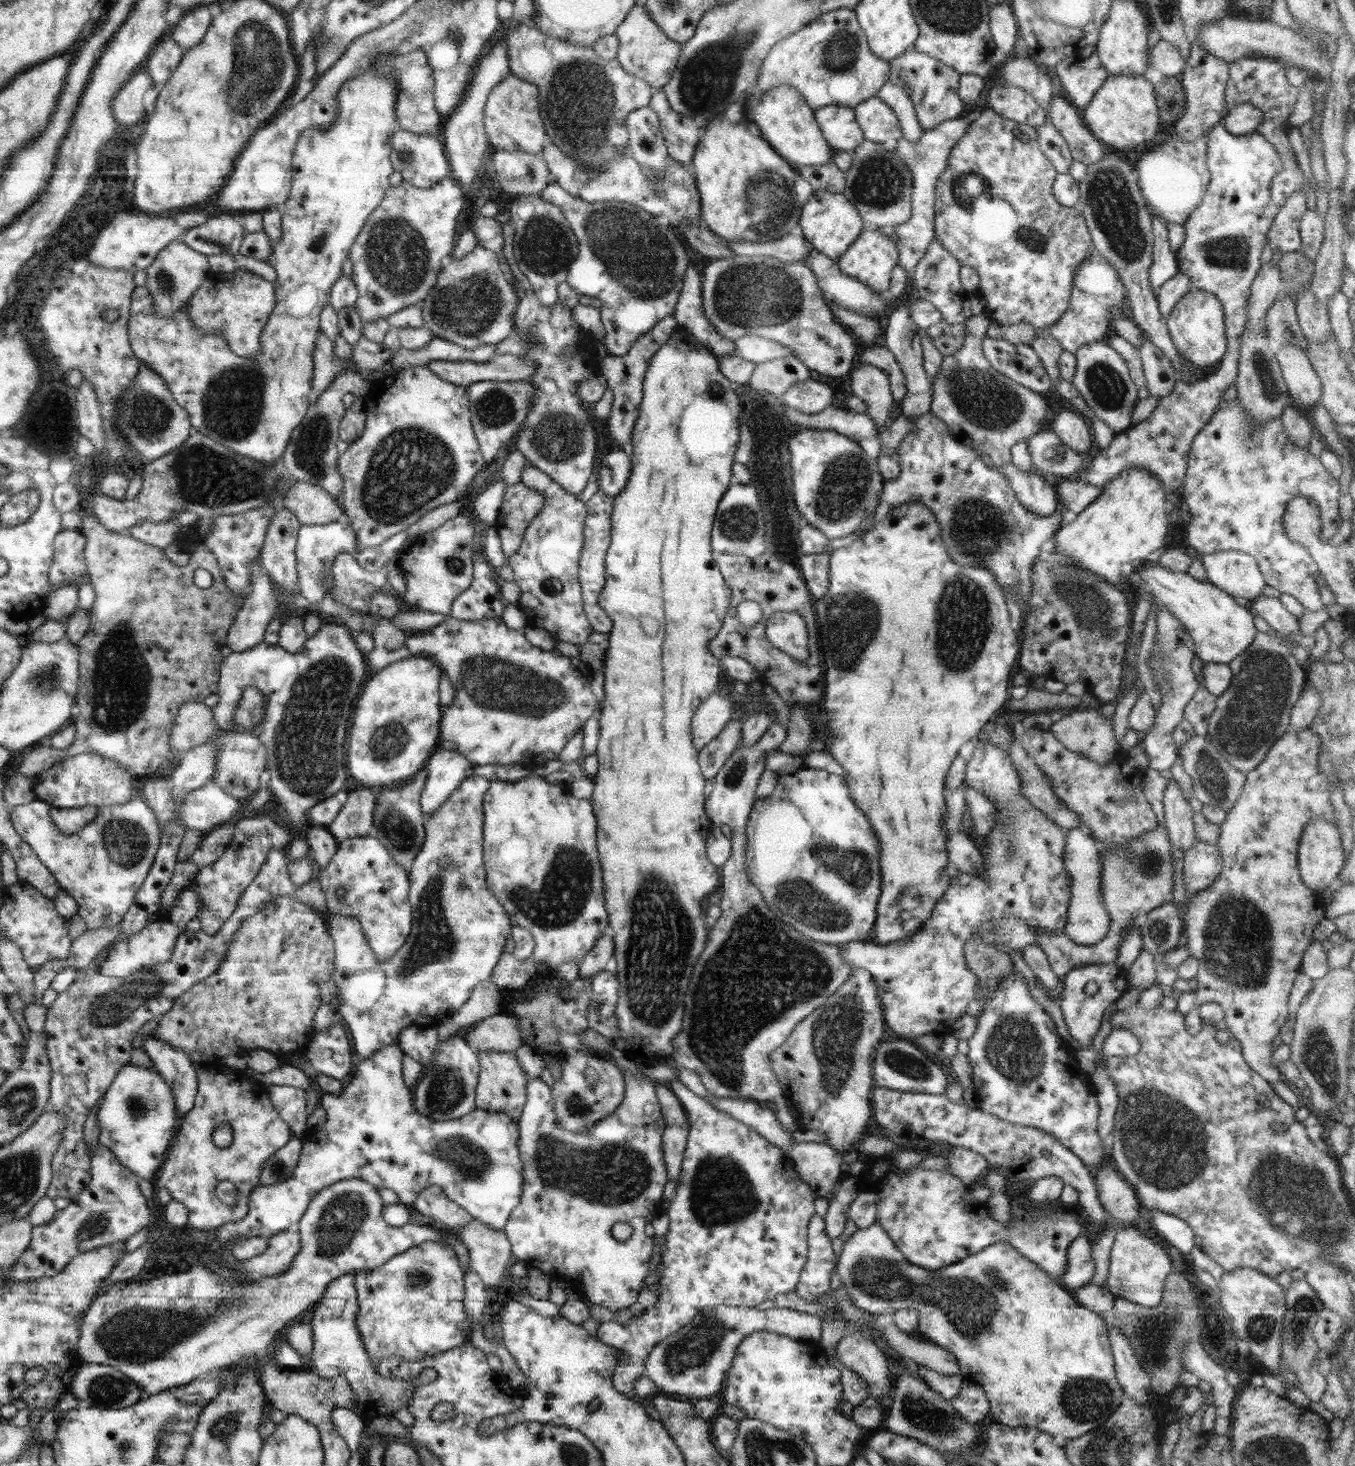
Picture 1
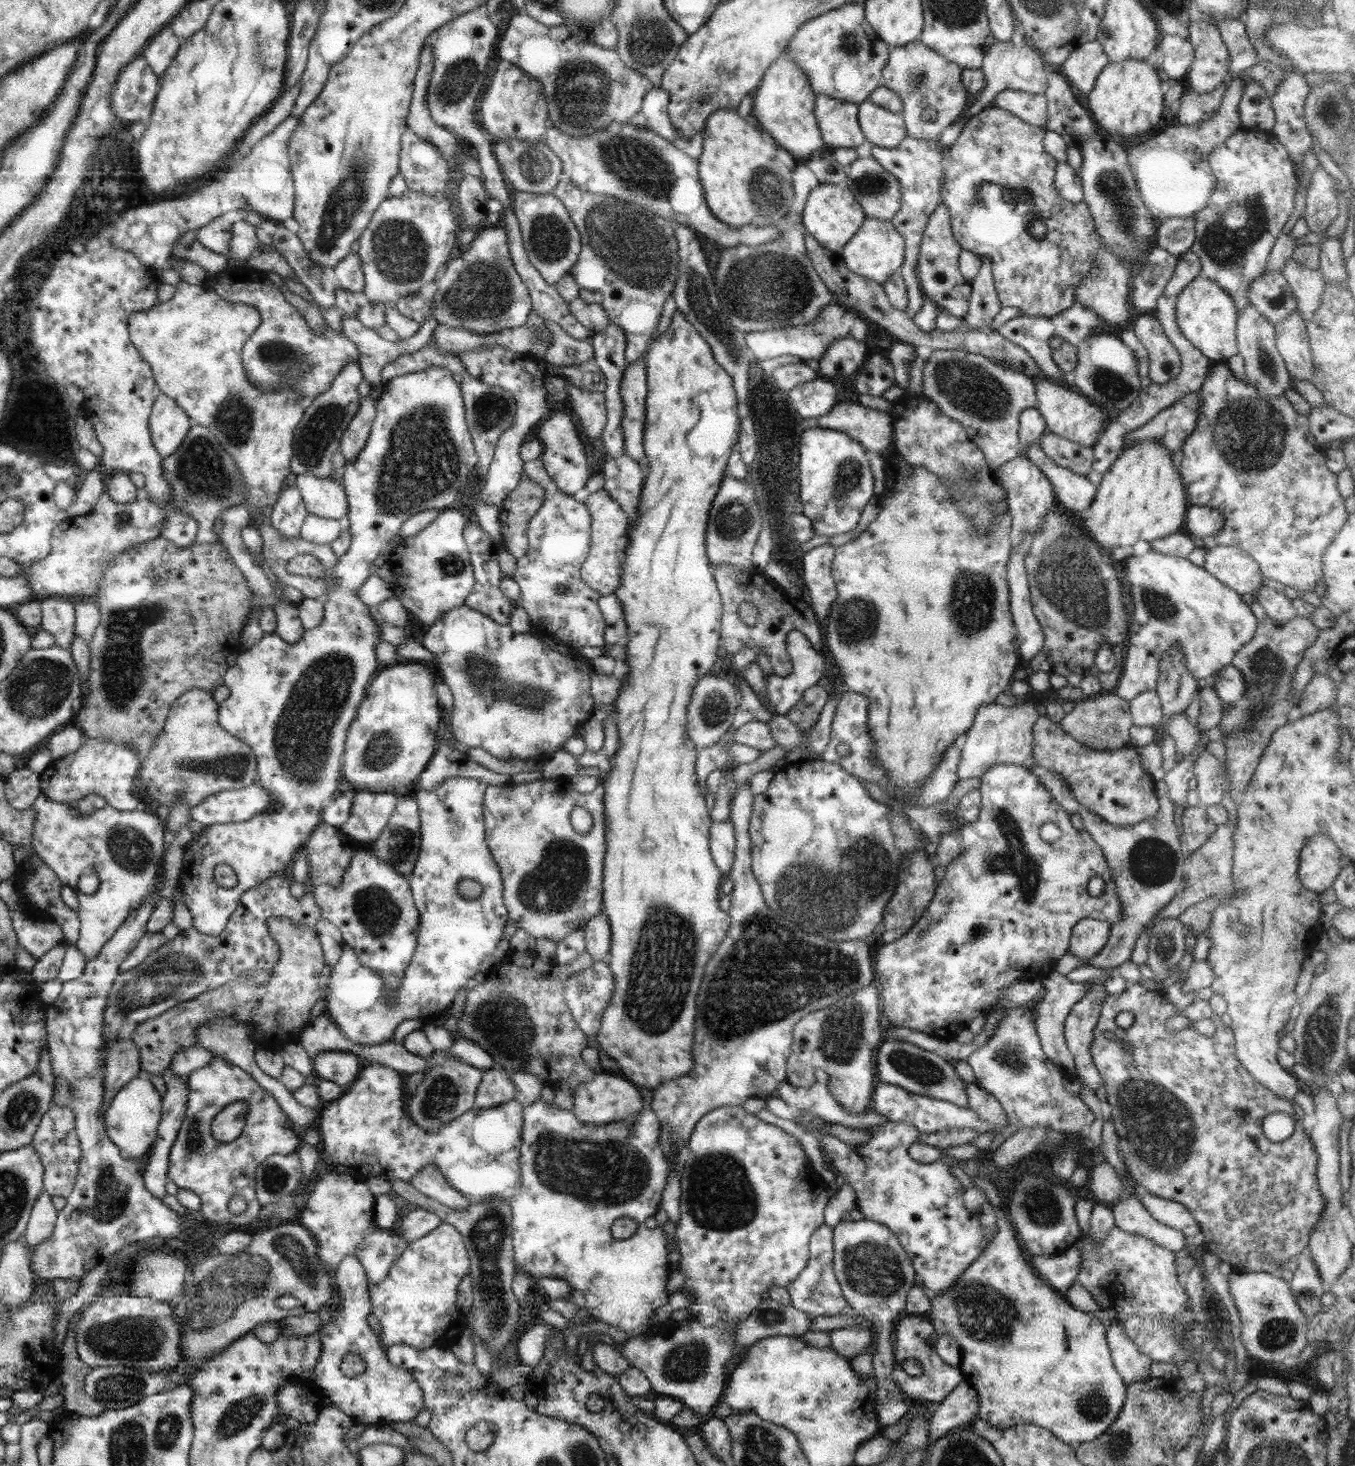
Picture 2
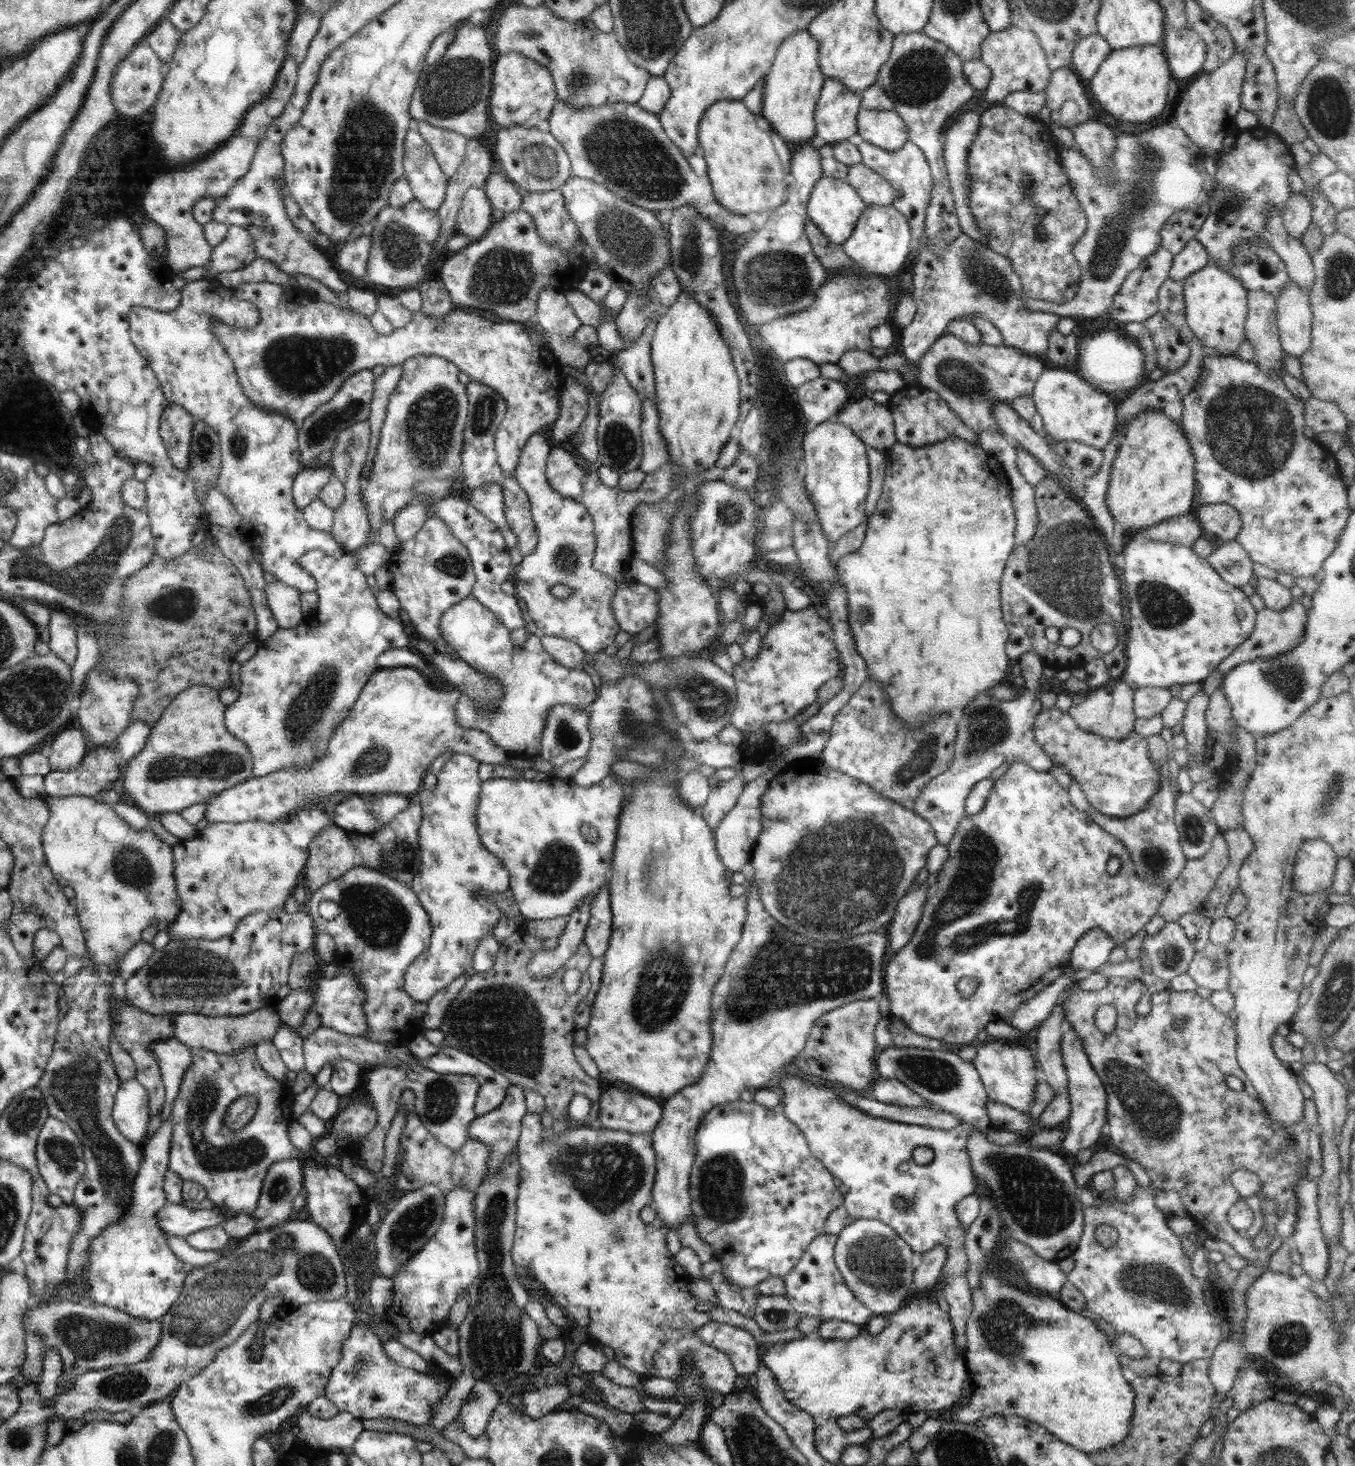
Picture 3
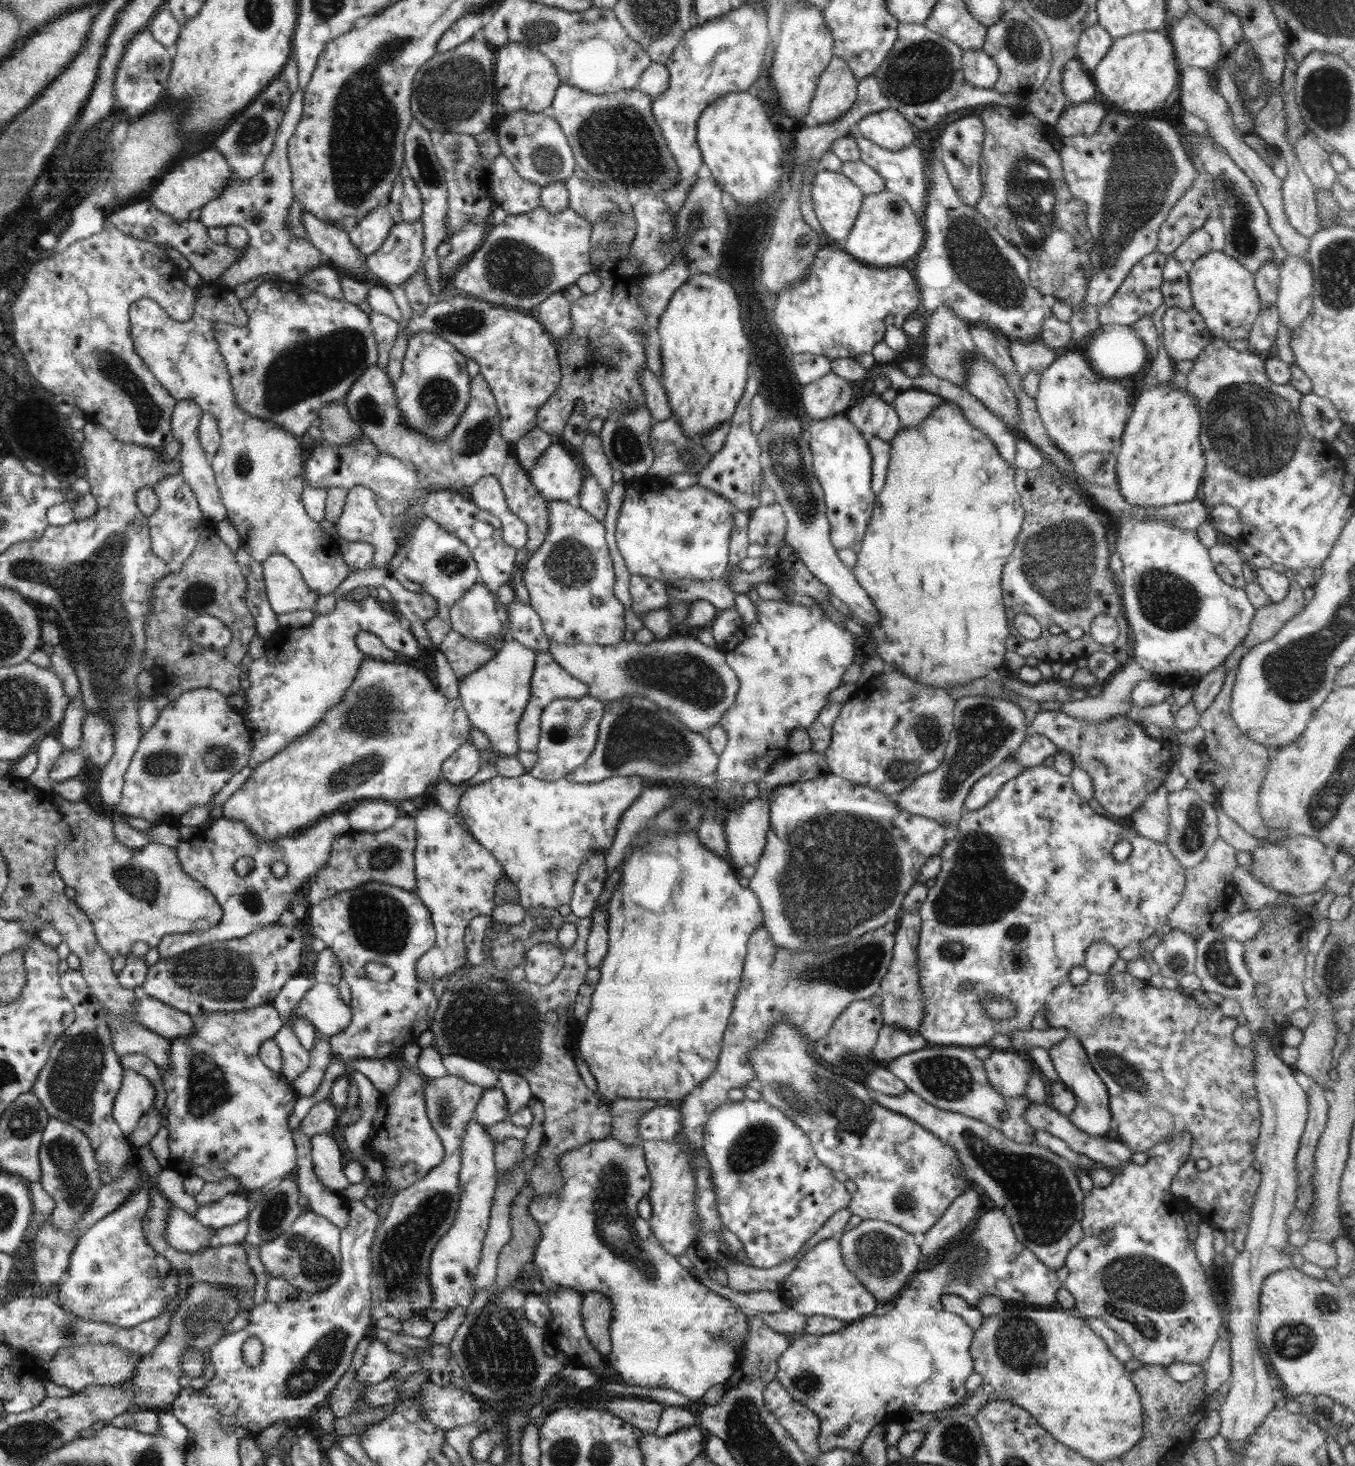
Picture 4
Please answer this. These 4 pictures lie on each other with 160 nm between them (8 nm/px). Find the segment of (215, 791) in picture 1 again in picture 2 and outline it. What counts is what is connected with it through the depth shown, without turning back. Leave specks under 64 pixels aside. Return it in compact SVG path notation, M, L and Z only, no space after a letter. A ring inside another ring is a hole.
M255 782L250 786L245 786L244 788L239 788L238 790L224 790L216 792L216 794L206 796L200 804L197 804L195 807L190 809L190 816L191 819L199 822L206 828L216 824L245 822L258 814L262 814L264 811L268 811L266 806L270 804L271 800L272 796L269 792L258 782Z

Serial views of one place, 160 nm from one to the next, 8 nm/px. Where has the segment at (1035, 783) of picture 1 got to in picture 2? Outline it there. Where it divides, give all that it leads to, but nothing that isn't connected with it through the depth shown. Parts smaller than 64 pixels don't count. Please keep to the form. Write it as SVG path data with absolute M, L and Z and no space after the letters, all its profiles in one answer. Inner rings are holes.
M1156 741L1138 749L1143 769L1153 778L1159 809L1154 817L1134 824L1132 827L1112 826L1100 816L1089 812L1086 807L1083 807L1075 799L1069 784L1060 773L1036 764L1028 768L1048 789L1054 802L1062 806L1069 816L1080 815L1083 821L1083 828L1090 833L1090 836L1098 843L1098 846L1104 853L1104 858L1112 871L1116 894L1121 900L1123 919L1117 920L1109 927L1108 942L1087 963L1080 962L1070 952L1064 954L1055 966L1055 969L1064 976L1067 976L1074 969L1086 965L1114 970L1131 959L1133 948L1142 931L1153 922L1153 919L1176 896L1177 891L1180 890L1183 884L1186 851L1179 839L1178 829L1174 823L1175 805L1168 798L1167 788L1163 781L1165 771L1162 769L1163 758L1161 750L1161 743Z

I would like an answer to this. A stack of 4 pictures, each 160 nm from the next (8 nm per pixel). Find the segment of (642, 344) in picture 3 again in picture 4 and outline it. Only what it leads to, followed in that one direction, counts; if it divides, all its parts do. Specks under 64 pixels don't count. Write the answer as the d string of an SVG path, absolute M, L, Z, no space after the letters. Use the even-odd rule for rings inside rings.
M647 365L639 374L639 382L645 392L645 407L650 411L654 422L662 422L672 417L665 388L661 385L660 378L655 377Z

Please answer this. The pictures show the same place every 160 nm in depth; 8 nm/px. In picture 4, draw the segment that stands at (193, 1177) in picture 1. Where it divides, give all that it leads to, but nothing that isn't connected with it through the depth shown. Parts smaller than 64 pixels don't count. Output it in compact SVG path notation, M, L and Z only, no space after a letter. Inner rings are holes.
M314 981L313 987L308 989L304 998L298 1003L298 1006L292 1011L292 1014L287 1020L281 1019L281 1014L275 1009L273 1003L240 1011L203 1012L202 1014L191 1017L194 1021L193 1032L188 1036L181 1036L180 1038L171 1040L171 1064L169 1064L169 1070L165 1070L165 1072L161 1074L163 1085L167 1092L165 1106L168 1118L168 1146L170 1150L170 1162L168 1168L177 1171L184 1178L190 1177L191 1175L198 1176L206 1183L218 1182L220 1179L228 1176L234 1176L236 1179L240 1180L241 1188L238 1190L238 1193L242 1192L248 1194L253 1192L257 1193L260 1190L267 1189L277 1180L282 1180L287 1176L293 1175L297 1166L297 1148L294 1144L292 1131L288 1127L288 1117L292 1114L298 1096L296 1092L294 1092L293 1086L286 1080L281 1072L270 1070L260 1060L258 1050L265 1040L272 1039L284 1025L291 1026L296 1017L304 1017L305 1019L308 1019L309 1023L312 1023L313 1027L318 1030L318 1032L321 1032L326 1038L338 1034L351 1023L351 1007L346 1005L344 1001L342 1001L342 998L340 998L338 987L332 986L328 983L318 983Z

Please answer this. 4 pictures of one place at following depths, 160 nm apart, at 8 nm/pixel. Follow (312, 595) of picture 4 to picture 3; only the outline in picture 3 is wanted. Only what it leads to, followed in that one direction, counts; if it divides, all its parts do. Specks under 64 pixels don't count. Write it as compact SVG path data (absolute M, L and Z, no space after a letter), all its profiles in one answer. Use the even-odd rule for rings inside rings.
M271 582L265 586L268 606L279 628L294 628L306 618L300 607L300 591L280 582Z

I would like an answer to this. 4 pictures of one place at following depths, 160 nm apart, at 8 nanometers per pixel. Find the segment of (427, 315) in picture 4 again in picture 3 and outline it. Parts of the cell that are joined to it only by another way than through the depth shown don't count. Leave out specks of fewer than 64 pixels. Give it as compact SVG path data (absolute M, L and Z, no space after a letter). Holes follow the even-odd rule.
M261 281L242 284L234 289L234 293L238 298L248 300L258 308L259 323L250 329L242 329L218 321L218 324L214 323L213 333L234 363L244 394L261 408L263 413L267 410L276 411L293 420L294 424L300 424L321 404L330 401L340 385L356 371L372 369L374 366L401 365L420 354L450 361L459 368L459 372L468 374L472 381L488 385L501 394L507 404L507 411L495 432L495 451L504 474L515 474L526 441L544 426L552 424L559 415L561 366L546 342L532 339L528 323L500 321L467 309L454 308L448 314L436 318L424 316L421 311L417 311L406 326L395 329L389 335L382 335L374 330L368 316L356 312L353 308L341 308L337 304L324 302L317 295L311 296L310 302L304 296L300 300L292 299L275 283Z

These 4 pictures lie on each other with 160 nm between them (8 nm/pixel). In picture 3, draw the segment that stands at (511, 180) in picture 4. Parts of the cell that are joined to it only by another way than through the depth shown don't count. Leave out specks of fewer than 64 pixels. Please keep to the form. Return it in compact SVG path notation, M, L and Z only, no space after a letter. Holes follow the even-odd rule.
M492 173L483 184L483 189L493 209L504 211L505 214L522 210L524 191L504 174Z

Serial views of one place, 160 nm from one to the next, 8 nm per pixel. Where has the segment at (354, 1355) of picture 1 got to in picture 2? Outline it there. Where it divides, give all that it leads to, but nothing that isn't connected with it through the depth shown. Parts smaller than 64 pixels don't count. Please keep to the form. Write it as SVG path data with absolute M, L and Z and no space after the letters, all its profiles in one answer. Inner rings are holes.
M347 1256L333 1272L338 1306L333 1312L333 1319L321 1328L321 1355L315 1372L314 1384L324 1397L330 1398L335 1407L350 1416L355 1423L368 1425L384 1424L384 1422L408 1422L423 1408L423 1392L411 1373L394 1366L386 1356L386 1348L379 1342L379 1335L374 1333L368 1323L371 1313L369 1280L358 1257ZM348 1352L358 1353L366 1368L361 1375L348 1378L340 1371L342 1358Z

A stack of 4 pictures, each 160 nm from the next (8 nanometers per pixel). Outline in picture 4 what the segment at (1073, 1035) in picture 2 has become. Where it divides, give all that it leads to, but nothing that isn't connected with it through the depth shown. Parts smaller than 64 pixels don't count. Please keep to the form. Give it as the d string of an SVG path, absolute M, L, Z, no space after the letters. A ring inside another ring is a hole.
M1067 1036L1059 1043L1049 1048L1049 1057L1059 1079L1074 1093L1076 1104L1068 1117L1082 1132L1092 1136L1107 1135L1110 1130L1113 1114L1109 1109L1109 1094L1107 1086L1096 1074L1088 1060L1086 1051L1080 1041L1074 1036Z

